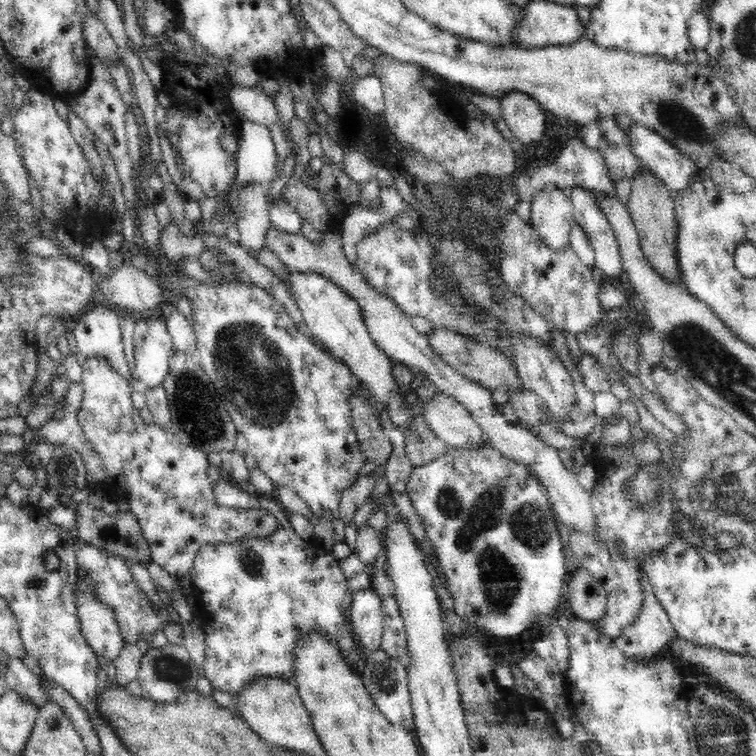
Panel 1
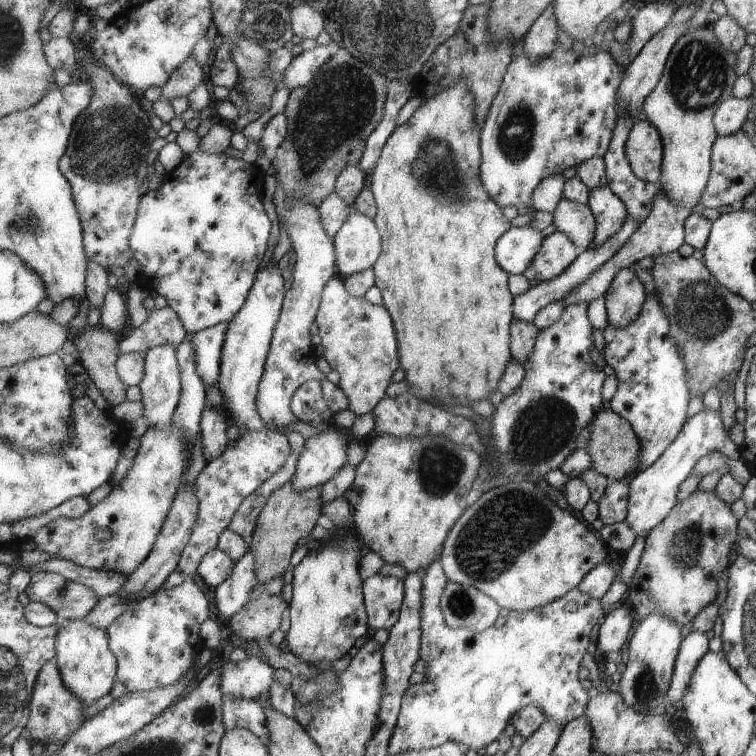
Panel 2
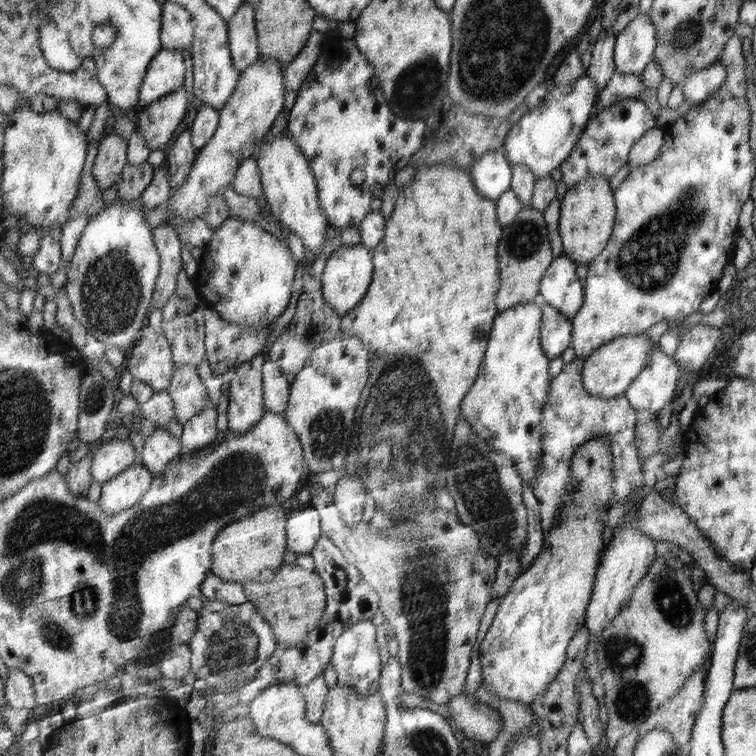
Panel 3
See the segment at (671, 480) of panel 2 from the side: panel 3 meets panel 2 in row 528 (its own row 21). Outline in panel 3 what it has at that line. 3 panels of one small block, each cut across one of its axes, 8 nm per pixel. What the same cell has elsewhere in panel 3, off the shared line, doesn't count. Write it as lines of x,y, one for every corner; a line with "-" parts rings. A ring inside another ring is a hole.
639,15
616,36
615,64
617,72
642,74
654,61
657,48
657,29
647,15

